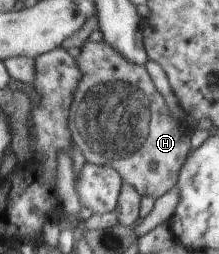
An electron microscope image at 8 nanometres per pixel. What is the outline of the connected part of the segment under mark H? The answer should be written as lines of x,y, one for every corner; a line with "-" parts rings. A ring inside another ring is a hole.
87,40
75,60
81,78
79,90
72,96
68,114
71,140
87,161
94,165
111,165
121,175
123,182
134,186
142,196
156,200
169,192
176,185
178,170
190,153
192,130
172,115
164,96
154,87
146,68
126,61
107,41

